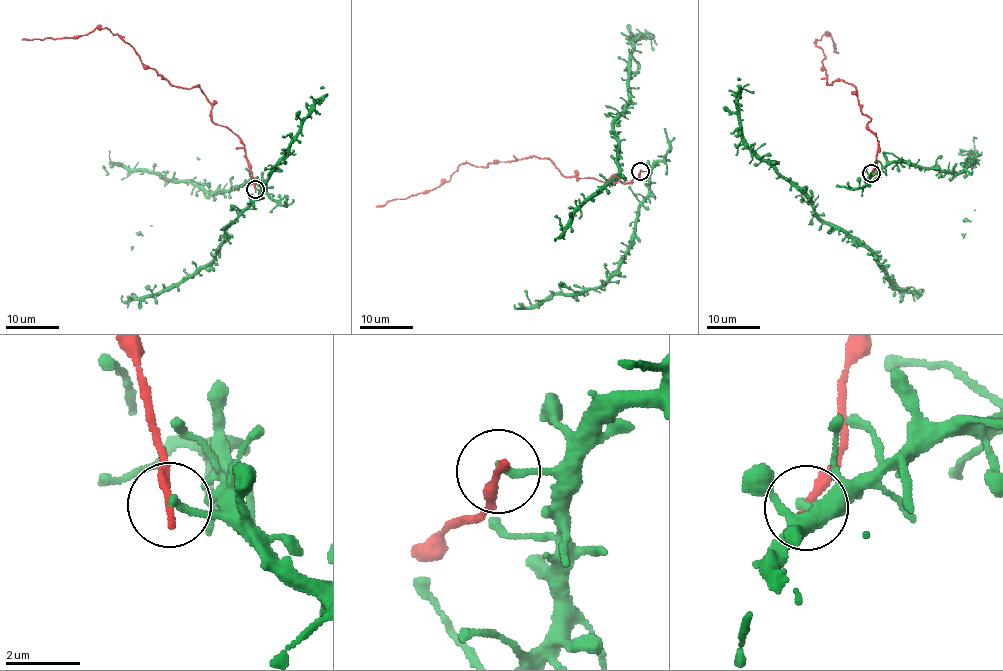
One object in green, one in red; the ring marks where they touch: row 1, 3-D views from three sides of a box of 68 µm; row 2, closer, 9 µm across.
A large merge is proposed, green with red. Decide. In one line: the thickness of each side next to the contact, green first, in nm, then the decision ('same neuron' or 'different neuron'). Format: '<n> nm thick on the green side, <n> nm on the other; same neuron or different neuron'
220 nm thick on the green side, 240 nm on the other; different neuron

